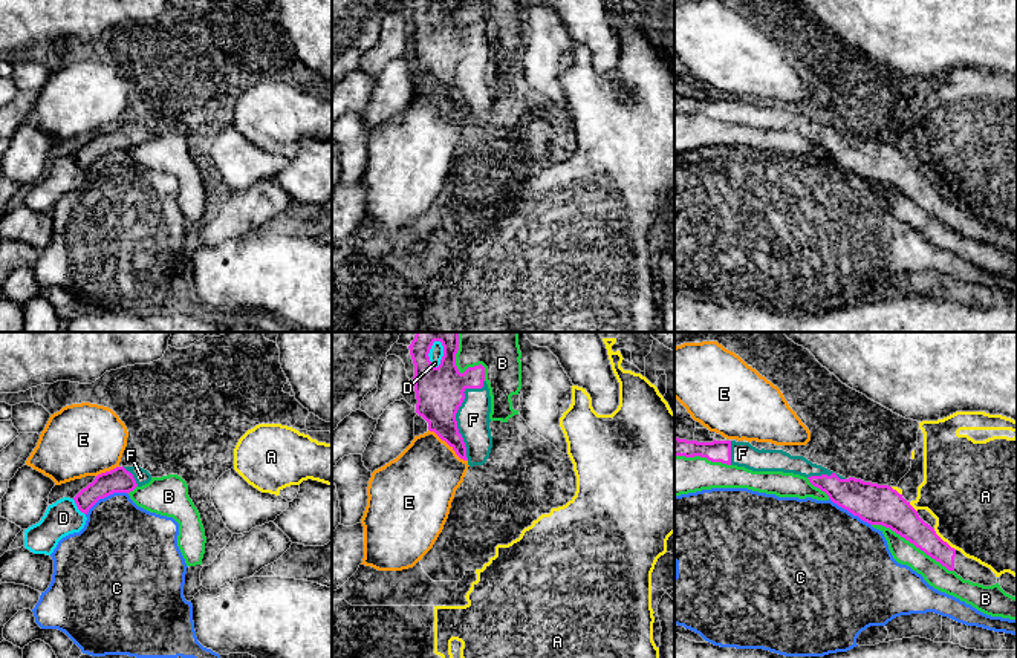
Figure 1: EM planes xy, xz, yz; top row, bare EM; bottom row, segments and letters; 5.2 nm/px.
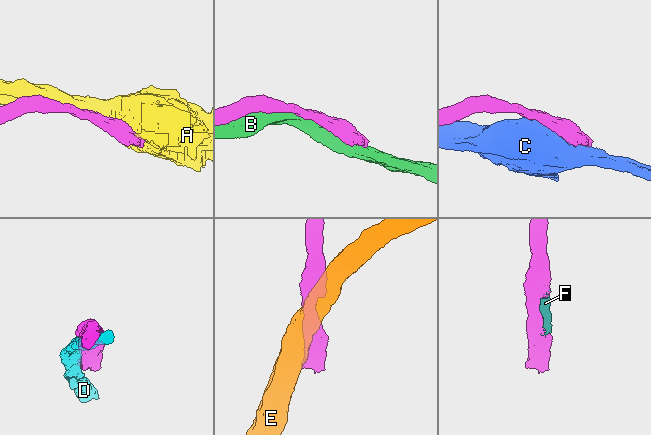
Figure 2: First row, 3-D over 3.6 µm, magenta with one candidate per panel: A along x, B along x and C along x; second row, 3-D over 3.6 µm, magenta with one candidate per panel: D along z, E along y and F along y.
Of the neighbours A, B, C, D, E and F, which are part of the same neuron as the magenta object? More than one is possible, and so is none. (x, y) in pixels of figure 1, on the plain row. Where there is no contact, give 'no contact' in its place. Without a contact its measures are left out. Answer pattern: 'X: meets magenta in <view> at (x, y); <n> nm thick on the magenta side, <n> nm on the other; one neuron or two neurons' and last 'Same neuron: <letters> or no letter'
A: meets magenta in yz at (942, 198); 160 nm thick on the magenta side, 480 nm on the other; two neurons
B: meets magenta in yz at (913, 201); 200 nm thick on the magenta side, 120 nm on the other; two neurons
C: meets magenta in xy at (106, 153); 130 nm thick on the magenta side, 400 nm on the other; two neurons
D: meets magenta in xy at (77, 162); 130 nm thick on the magenta side, 190 nm on the other; two neurons
E: meets magenta in xz at (448, 101); 220 nm thick on the magenta side, 380 nm on the other; two neurons
F: meets magenta in xz at (456, 69); 260 nm thick on the magenta side, 180 nm on the other; one neuron
Same neuron: F

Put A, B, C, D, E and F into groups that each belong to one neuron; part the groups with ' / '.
A / B / C / D / E / F

